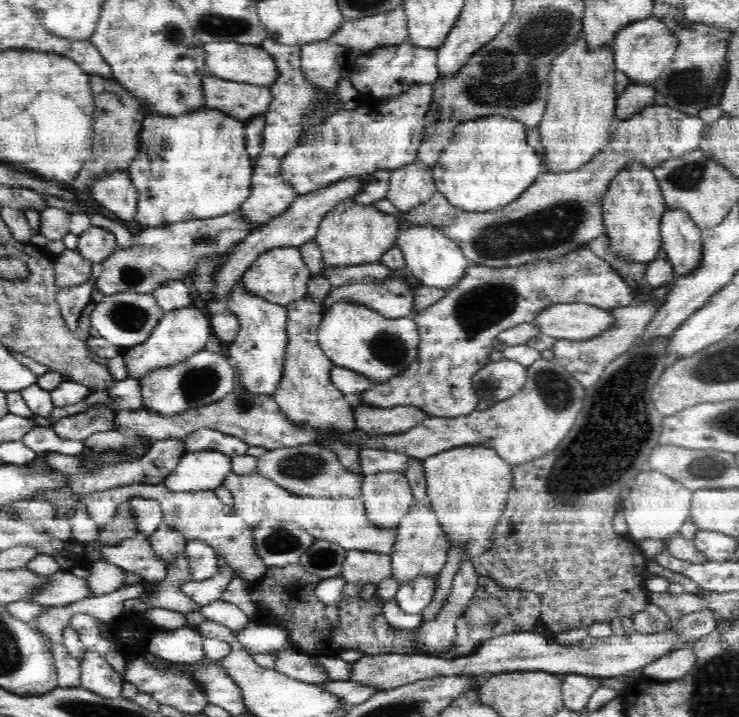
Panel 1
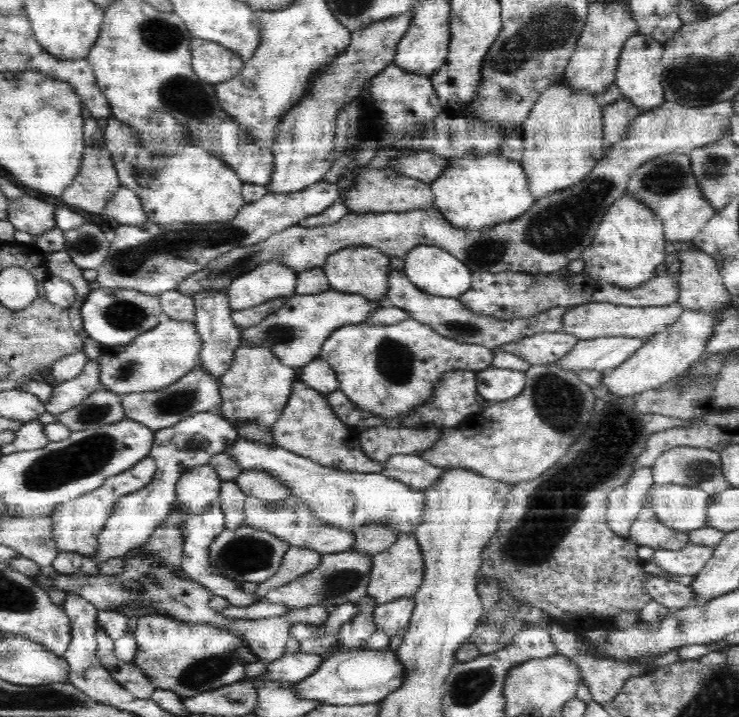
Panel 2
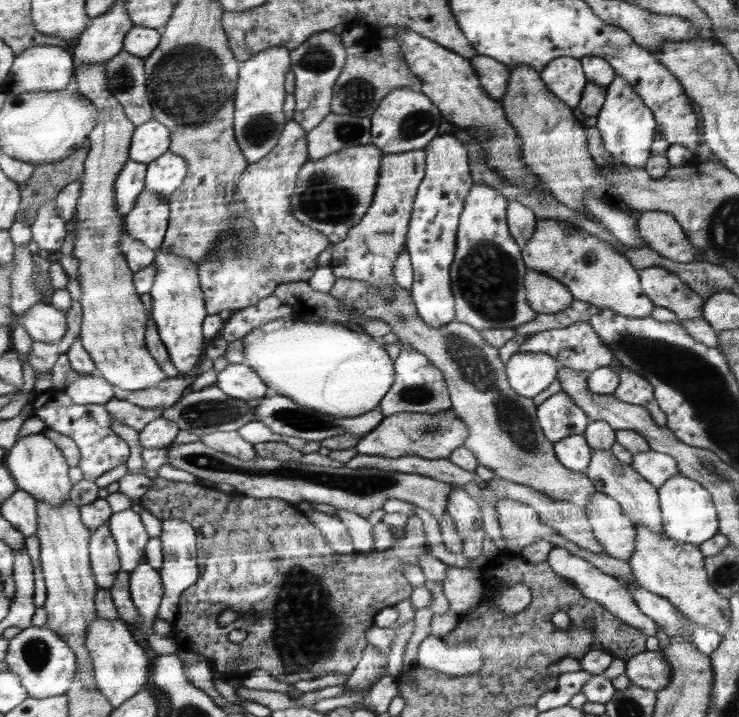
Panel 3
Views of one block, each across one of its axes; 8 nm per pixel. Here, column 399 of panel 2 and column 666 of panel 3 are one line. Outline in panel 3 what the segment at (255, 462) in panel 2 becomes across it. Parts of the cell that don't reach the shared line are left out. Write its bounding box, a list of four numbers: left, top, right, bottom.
[658,474,720,545]

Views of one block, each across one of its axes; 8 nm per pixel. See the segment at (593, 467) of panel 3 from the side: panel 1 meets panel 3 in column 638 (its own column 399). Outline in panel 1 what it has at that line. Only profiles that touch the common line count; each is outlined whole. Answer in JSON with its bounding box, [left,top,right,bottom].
[361,472,414,528]

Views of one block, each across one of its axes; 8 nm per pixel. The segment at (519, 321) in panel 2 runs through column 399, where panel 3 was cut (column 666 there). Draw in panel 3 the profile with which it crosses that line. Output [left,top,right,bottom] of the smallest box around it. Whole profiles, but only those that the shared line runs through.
[640,267,705,321]

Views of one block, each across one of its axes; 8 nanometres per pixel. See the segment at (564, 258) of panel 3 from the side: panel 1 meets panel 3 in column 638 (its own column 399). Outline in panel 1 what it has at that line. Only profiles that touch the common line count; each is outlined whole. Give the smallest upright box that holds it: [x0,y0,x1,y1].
[325,270,422,320]

